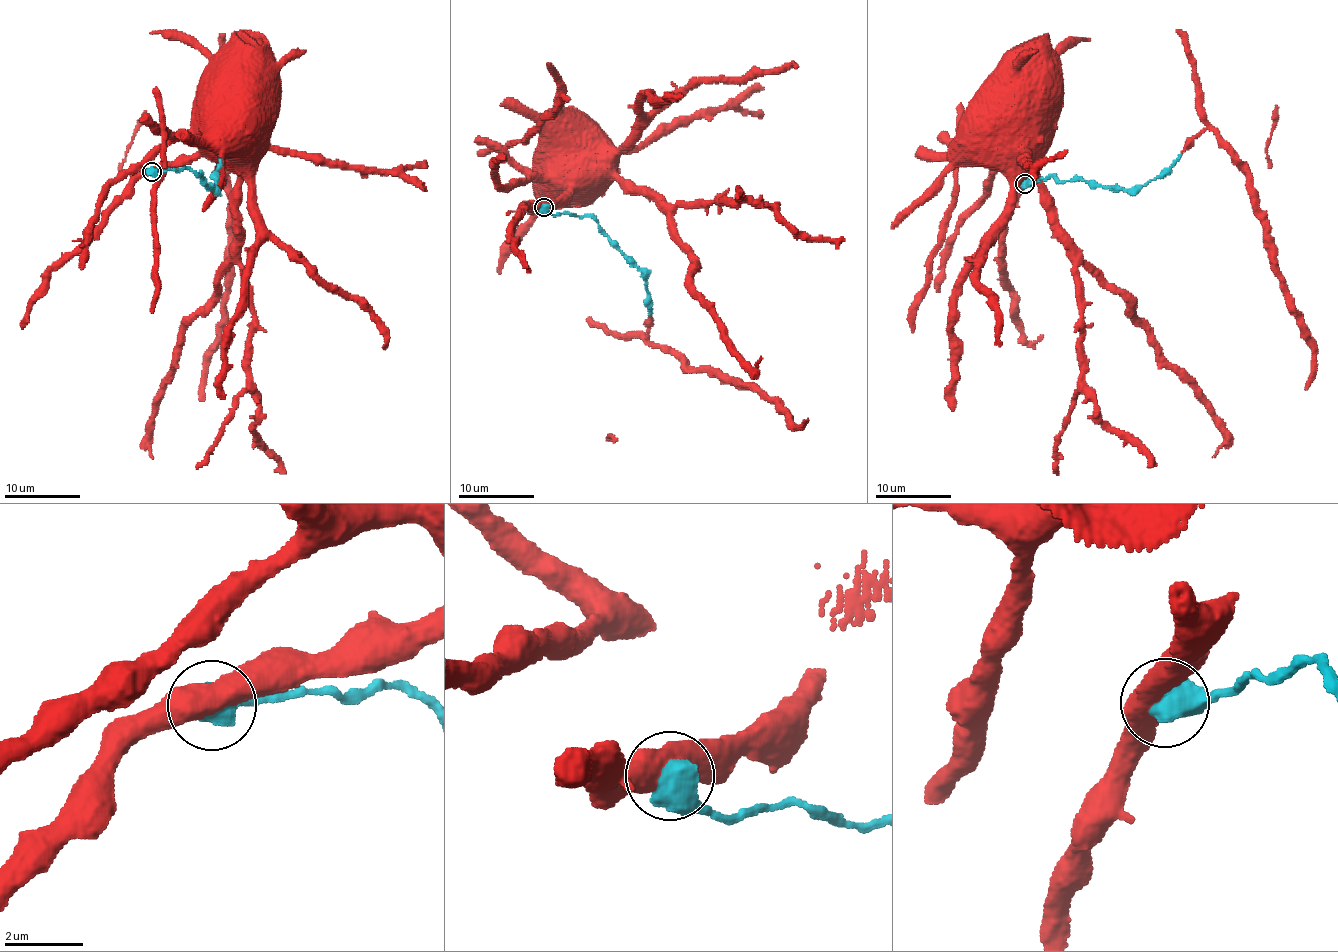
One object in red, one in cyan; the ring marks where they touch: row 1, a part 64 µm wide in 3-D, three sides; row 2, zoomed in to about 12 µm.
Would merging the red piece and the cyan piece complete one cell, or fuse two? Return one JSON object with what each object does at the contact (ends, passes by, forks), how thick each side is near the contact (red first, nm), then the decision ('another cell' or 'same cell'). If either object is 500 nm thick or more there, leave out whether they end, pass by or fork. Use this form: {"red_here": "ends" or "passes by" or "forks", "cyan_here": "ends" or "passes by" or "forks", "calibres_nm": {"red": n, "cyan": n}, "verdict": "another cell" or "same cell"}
{"calibres_nm": {"red": 550, "cyan": 750}, "verdict": "same cell"}

